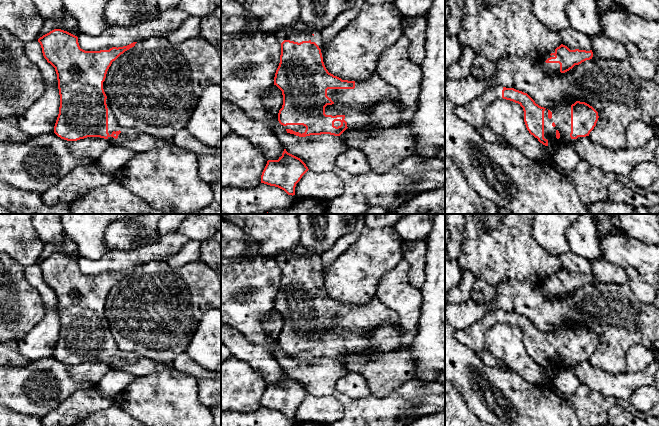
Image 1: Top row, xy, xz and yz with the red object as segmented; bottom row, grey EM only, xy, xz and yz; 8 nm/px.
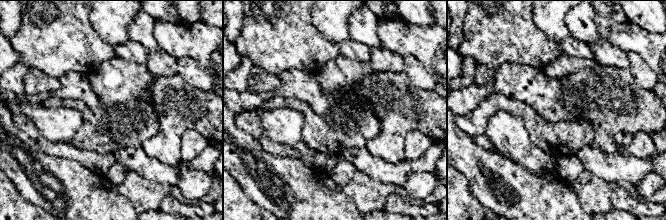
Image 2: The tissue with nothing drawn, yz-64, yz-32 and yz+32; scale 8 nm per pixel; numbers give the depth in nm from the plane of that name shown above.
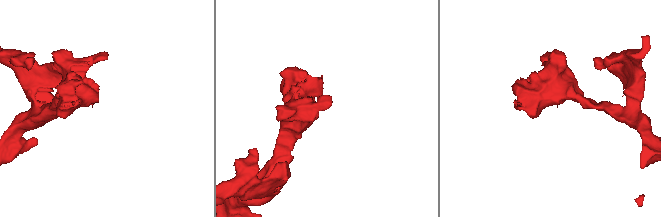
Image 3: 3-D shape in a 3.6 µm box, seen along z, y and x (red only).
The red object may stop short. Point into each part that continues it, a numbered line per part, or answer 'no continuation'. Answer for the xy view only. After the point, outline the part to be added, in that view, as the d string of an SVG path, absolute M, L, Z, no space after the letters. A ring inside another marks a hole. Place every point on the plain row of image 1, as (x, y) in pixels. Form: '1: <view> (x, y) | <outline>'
1: xy (137, 365) | M107 329L107 332L109 359L111 359L113 355L121 355L117 363L111 360L108 361L107 364L110 369L128 372L136 377L140 377L172 368L172 364L161 363L135 353L121 351L118 348L111 331Z

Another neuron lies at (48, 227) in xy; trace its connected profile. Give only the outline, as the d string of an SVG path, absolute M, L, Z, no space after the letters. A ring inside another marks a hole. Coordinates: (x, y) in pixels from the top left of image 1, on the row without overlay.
M34 214L32 218L36 233L44 247L52 245L56 253L67 255L78 261L79 255L70 255L63 251L65 233L61 223L62 214Z

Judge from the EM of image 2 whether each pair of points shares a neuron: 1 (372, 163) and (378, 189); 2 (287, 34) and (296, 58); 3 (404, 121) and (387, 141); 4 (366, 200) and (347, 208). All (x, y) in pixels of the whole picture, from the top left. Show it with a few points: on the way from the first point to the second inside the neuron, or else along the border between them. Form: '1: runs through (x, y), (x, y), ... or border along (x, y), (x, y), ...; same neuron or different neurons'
1: border along (356, 169), (377, 180), (391, 183), (394, 186); different neurons
2: runs through (290, 40), (296, 46), (296, 52); same neuron
3: runs through (399, 126), (391, 136); same neuron
4: border along (341, 187), (354, 201), (358, 209); different neurons

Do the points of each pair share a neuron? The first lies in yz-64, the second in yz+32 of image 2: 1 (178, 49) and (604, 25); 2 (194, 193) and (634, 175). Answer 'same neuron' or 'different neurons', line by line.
1: different neurons
2: different neurons

